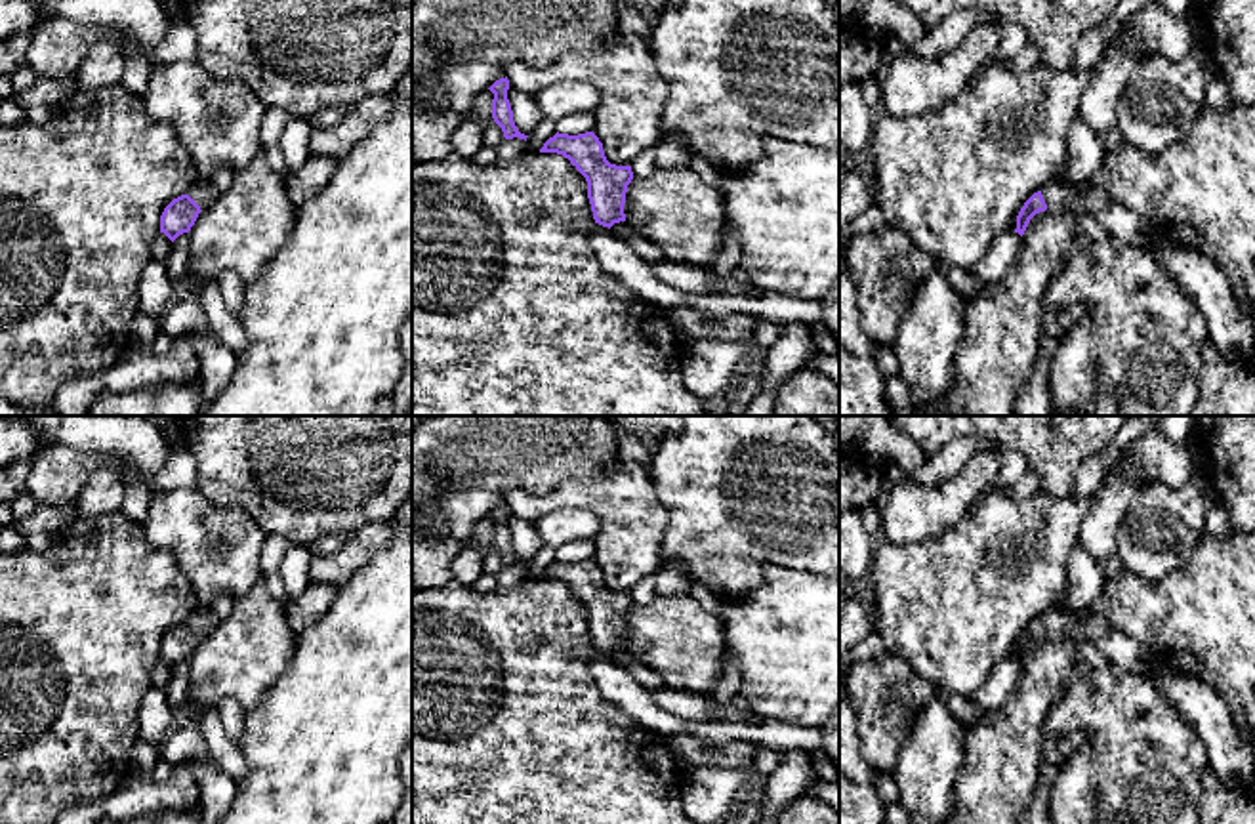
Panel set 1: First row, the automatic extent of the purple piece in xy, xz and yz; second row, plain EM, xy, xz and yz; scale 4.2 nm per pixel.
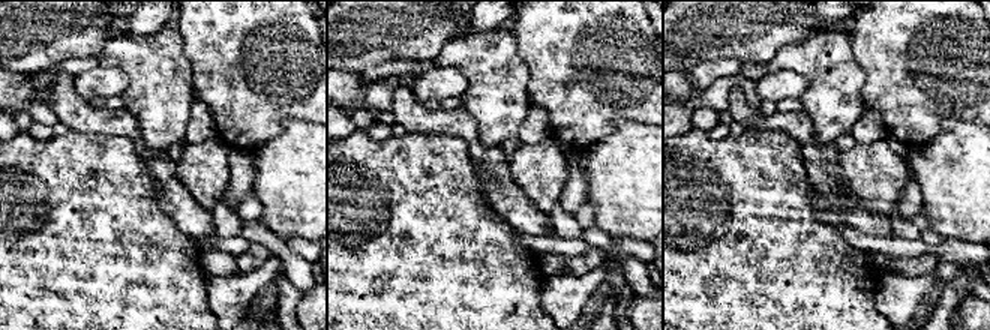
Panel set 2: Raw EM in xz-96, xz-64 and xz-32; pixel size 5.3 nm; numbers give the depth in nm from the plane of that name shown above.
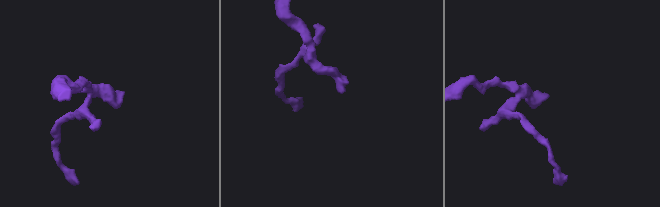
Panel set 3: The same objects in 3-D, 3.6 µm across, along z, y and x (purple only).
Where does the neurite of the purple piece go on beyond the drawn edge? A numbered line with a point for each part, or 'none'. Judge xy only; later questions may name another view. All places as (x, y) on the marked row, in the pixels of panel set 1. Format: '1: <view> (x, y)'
1: xy (203, 193)

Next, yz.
1: yz (1059, 197)

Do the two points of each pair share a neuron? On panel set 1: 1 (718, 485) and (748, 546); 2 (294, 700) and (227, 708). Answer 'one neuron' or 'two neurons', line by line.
1: one neuron
2: two neurons

